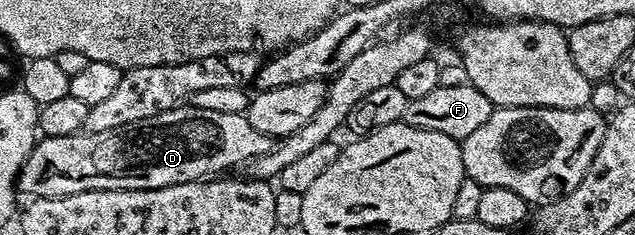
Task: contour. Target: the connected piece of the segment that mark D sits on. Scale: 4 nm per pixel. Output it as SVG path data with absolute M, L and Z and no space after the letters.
M179 106L168 110L164 114L156 114L152 118L144 118L140 122L132 122L128 126L120 126L116 130L104 130L103 132L87 132L85 130L77 136L65 136L64 138L42 138L35 143L34 149L28 154L22 169L18 171L16 188L19 193L27 192L27 197L40 196L67 196L68 194L80 194L92 190L152 190L164 186L176 186L180 182L192 182L217 177L225 168L234 168L237 164L249 165L256 158L268 154L275 146L275 137L268 134L260 134L260 130L252 127L252 122L241 112L221 112L218 108L190 108L191 106Z

